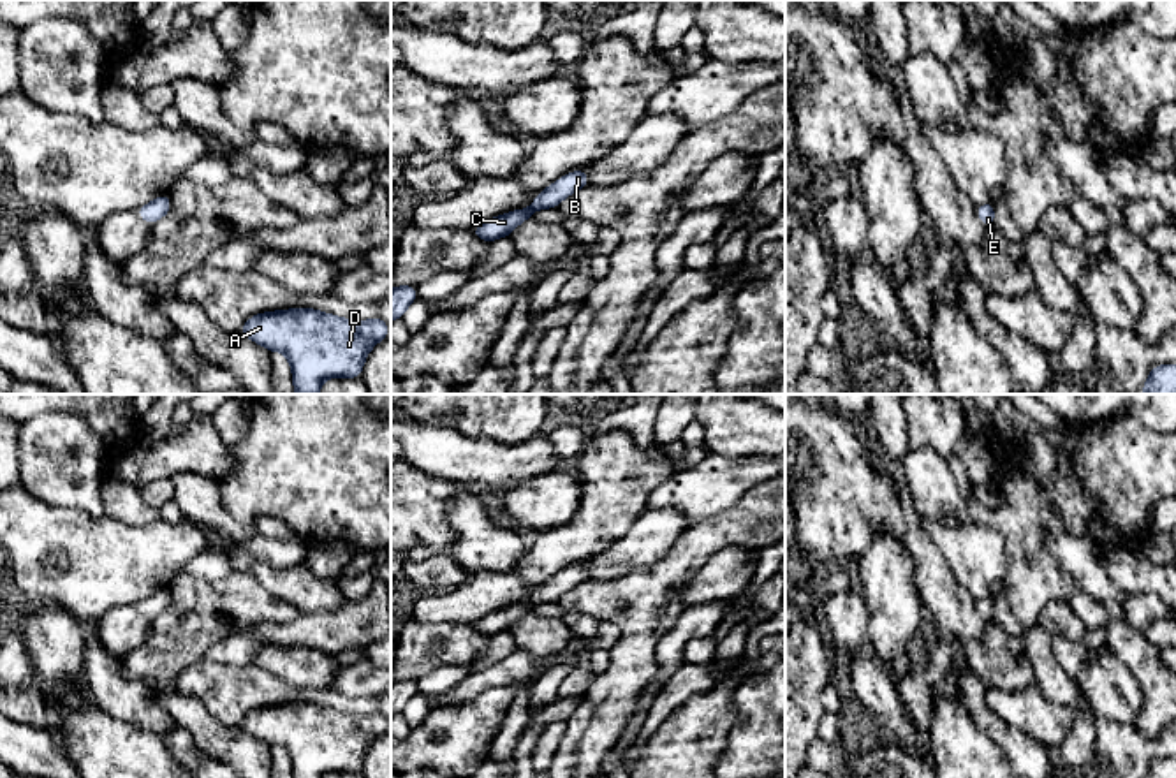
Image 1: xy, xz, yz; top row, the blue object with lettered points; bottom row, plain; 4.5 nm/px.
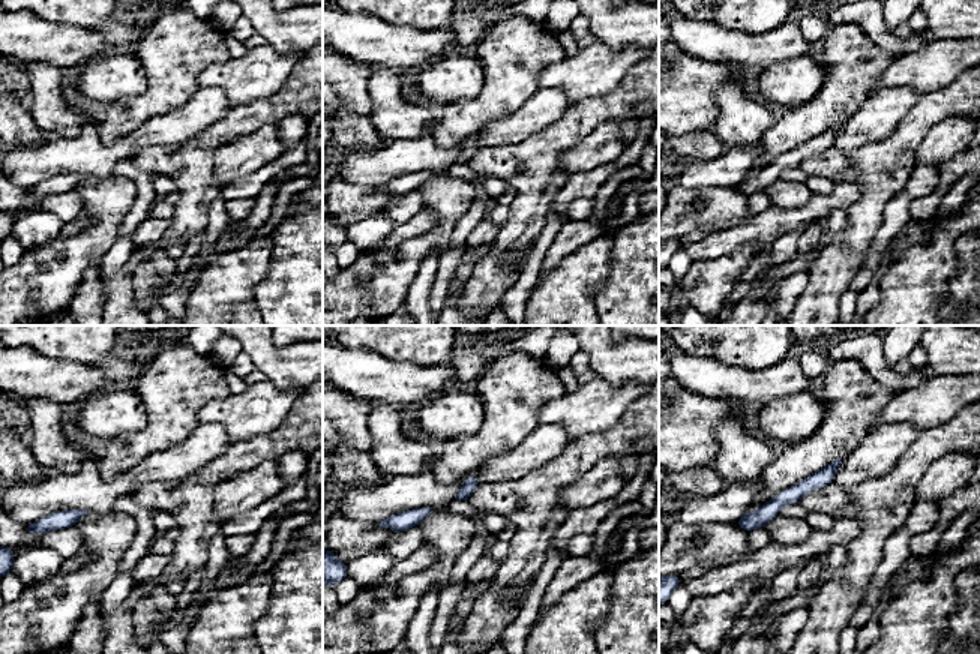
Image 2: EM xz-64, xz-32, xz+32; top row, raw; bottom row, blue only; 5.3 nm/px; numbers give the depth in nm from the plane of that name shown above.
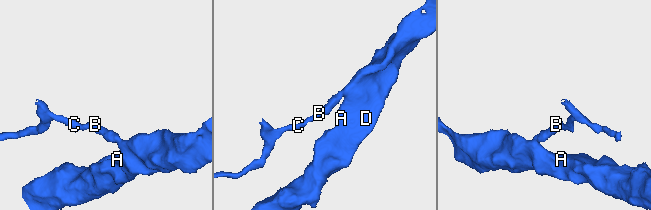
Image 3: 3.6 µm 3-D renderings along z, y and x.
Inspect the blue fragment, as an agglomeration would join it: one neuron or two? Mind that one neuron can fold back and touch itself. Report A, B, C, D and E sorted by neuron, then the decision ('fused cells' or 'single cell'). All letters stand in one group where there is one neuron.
A B C D E | single cell

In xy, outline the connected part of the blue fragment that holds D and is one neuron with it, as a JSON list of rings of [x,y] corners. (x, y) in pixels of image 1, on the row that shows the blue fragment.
[[[290,308],[257,313],[239,331],[245,338],[269,352],[282,352],[292,371],[296,394],[319,394],[327,378],[359,378],[370,350],[389,334],[386,320],[350,320],[313,308]]]

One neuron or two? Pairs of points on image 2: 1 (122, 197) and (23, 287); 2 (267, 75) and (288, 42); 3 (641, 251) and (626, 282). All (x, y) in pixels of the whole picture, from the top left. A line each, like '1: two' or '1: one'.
1: one
2: two
3: one

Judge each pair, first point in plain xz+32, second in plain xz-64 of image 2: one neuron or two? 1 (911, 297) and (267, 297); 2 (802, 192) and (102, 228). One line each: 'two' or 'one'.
1: two
2: one

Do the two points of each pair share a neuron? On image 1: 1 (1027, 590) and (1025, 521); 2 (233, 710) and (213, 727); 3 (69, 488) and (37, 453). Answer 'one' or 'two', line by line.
1: one
2: two
3: one

